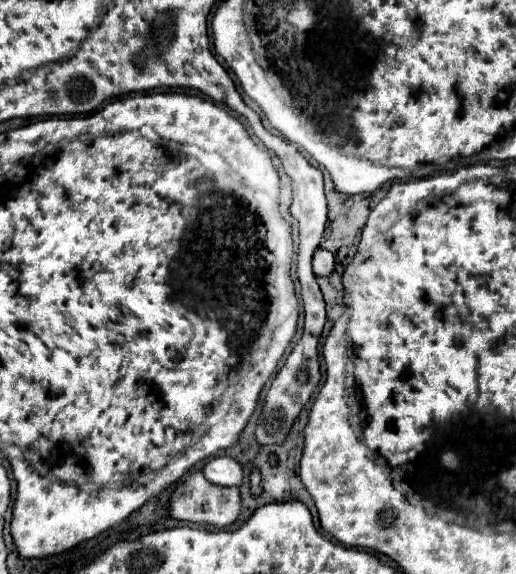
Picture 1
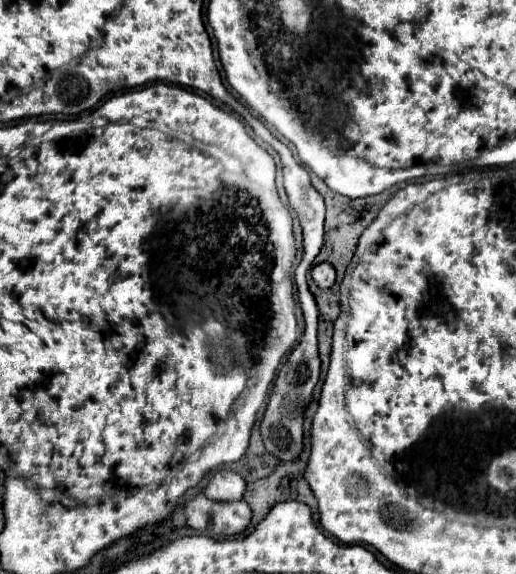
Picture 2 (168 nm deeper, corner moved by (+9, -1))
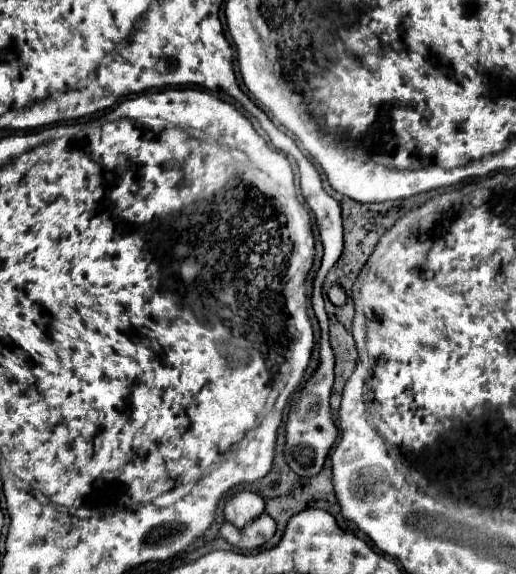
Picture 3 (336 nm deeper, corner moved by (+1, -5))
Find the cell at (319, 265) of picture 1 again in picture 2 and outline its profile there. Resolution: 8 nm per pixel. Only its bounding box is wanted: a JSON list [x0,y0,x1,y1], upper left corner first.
[311,263,335,289]

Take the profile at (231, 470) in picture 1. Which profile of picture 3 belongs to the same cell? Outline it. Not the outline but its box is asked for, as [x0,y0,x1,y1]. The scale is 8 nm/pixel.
[223,491,265,527]

